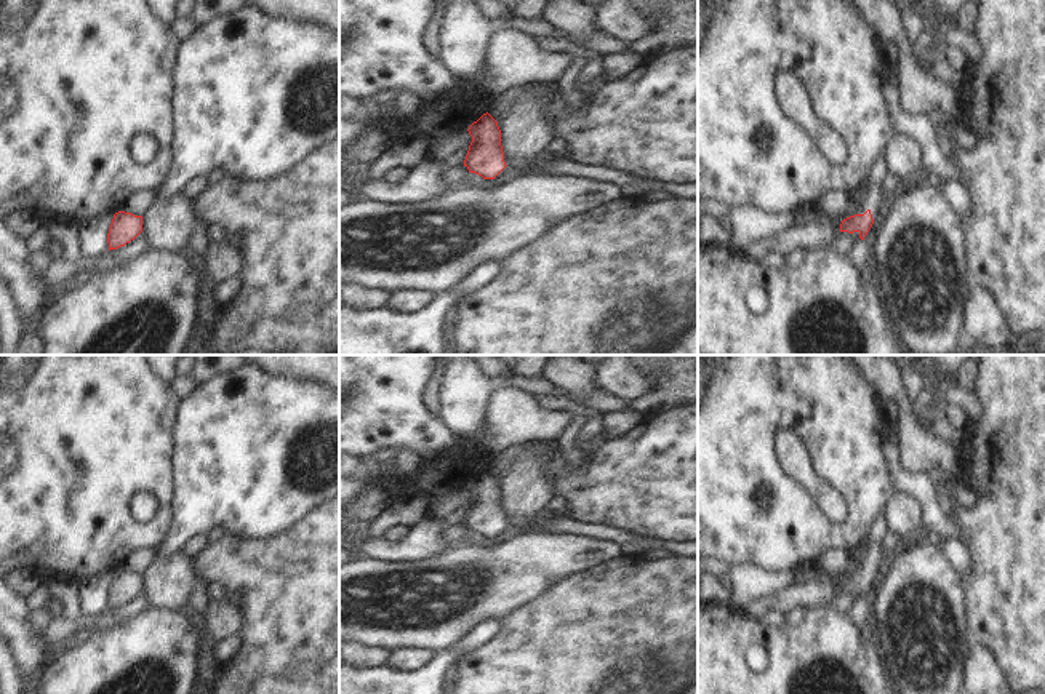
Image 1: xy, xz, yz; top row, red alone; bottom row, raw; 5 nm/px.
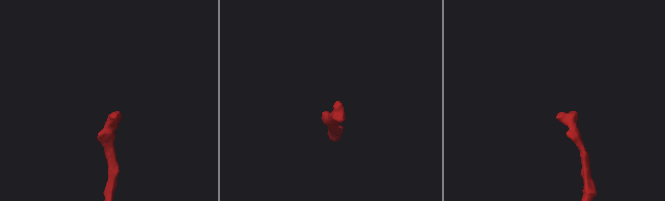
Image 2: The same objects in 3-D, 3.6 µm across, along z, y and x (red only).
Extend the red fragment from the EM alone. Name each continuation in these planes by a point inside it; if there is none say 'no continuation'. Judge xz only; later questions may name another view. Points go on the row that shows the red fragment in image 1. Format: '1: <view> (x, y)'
no continuation

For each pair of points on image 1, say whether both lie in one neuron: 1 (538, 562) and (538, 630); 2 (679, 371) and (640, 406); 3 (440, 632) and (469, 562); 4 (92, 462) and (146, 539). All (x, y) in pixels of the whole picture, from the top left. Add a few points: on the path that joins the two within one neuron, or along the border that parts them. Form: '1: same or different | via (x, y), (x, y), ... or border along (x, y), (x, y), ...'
1: different | border along (570, 576), (565, 576), (536, 598), (504, 614)
2: same | via (672, 381), (650, 403)
3: same | via (458, 616), (464, 611), (464, 586), (469, 579)
4: same | via (92, 483), (92, 490), (125, 523)

